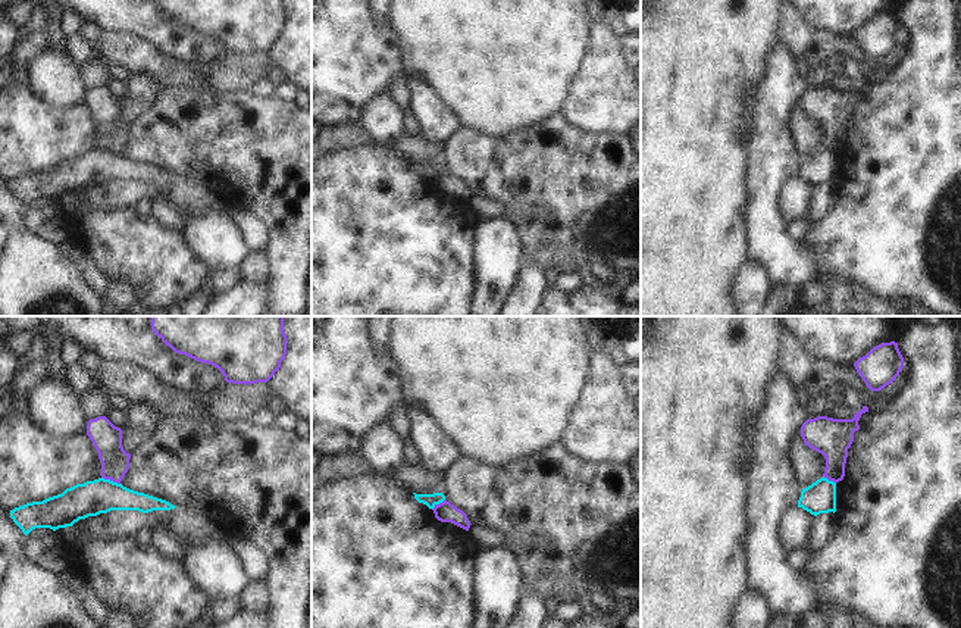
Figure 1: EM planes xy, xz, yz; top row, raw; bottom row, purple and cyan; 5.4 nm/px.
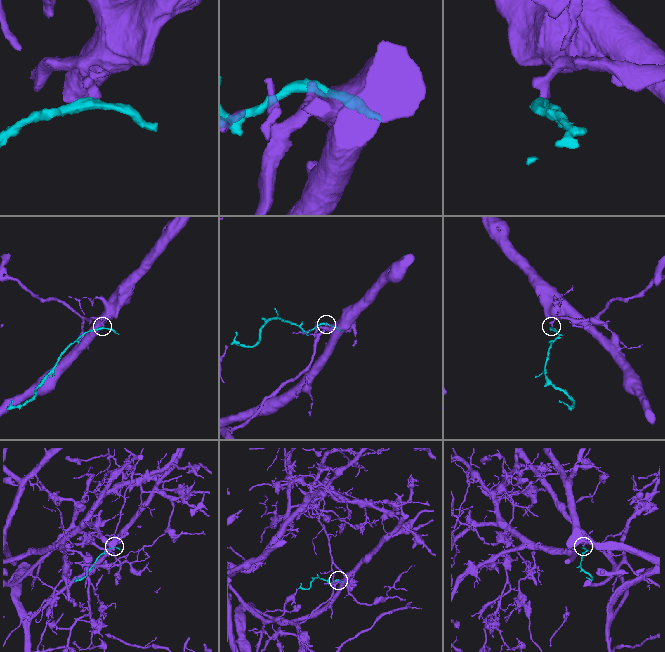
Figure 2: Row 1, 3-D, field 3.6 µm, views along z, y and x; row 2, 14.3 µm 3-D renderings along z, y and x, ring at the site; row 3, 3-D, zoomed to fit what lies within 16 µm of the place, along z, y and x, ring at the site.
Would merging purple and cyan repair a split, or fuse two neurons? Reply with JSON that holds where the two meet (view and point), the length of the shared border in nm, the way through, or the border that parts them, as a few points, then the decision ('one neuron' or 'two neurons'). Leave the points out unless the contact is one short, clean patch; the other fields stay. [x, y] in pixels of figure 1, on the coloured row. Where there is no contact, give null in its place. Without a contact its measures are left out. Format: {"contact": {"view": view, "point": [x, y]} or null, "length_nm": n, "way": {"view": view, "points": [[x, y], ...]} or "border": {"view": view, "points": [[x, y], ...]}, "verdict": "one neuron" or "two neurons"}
{"contact": {"view": "xy", "point": [110, 480]}, "length_nm": 110, "border": {"view": "xy", "points": [[102, 477], [119, 484]]}, "verdict": "two neurons"}

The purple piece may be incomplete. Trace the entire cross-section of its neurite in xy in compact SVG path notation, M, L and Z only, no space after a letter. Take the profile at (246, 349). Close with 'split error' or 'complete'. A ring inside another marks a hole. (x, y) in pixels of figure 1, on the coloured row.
M151 316L151 329L175 353L217 368L226 382L267 382L287 354L284 316Z; complete

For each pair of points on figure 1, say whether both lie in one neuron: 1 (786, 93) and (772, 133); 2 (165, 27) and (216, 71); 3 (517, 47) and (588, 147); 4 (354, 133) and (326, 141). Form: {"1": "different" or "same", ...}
{"1": "same", "2": "different", "3": "different", "4": "same"}

